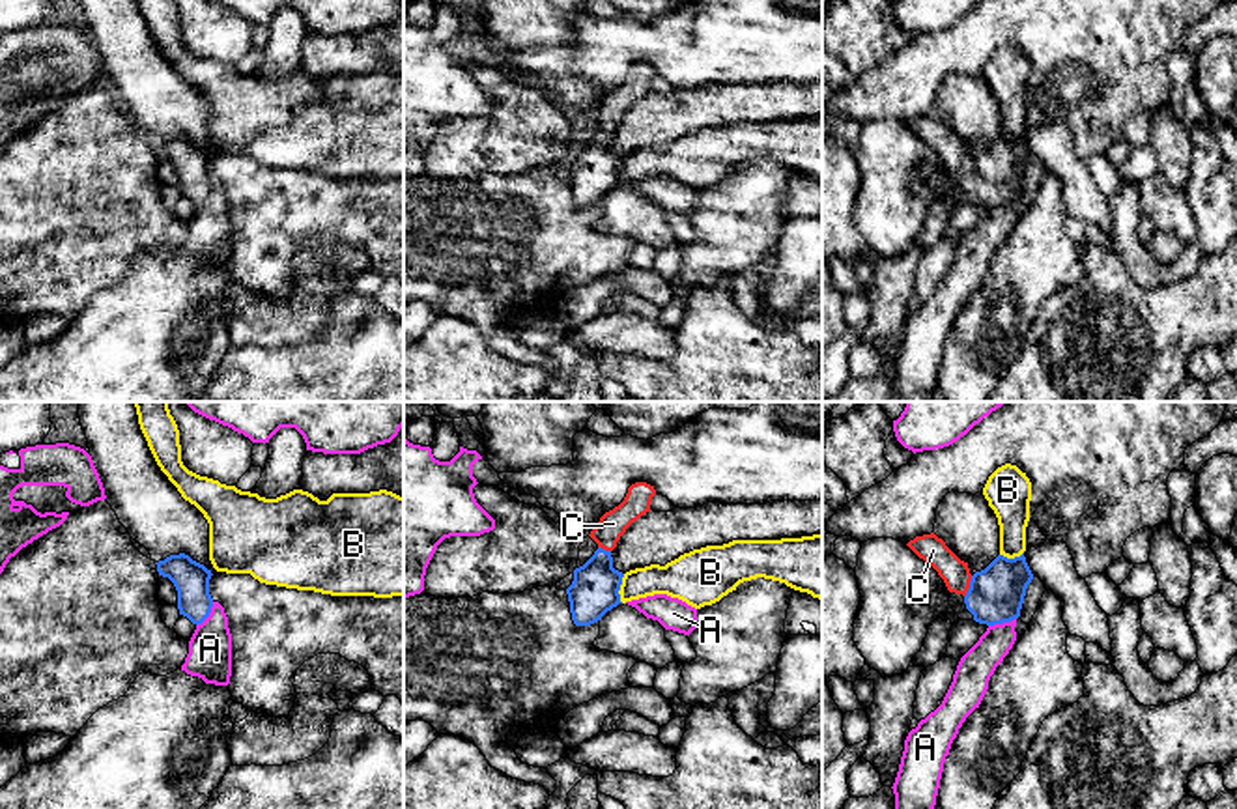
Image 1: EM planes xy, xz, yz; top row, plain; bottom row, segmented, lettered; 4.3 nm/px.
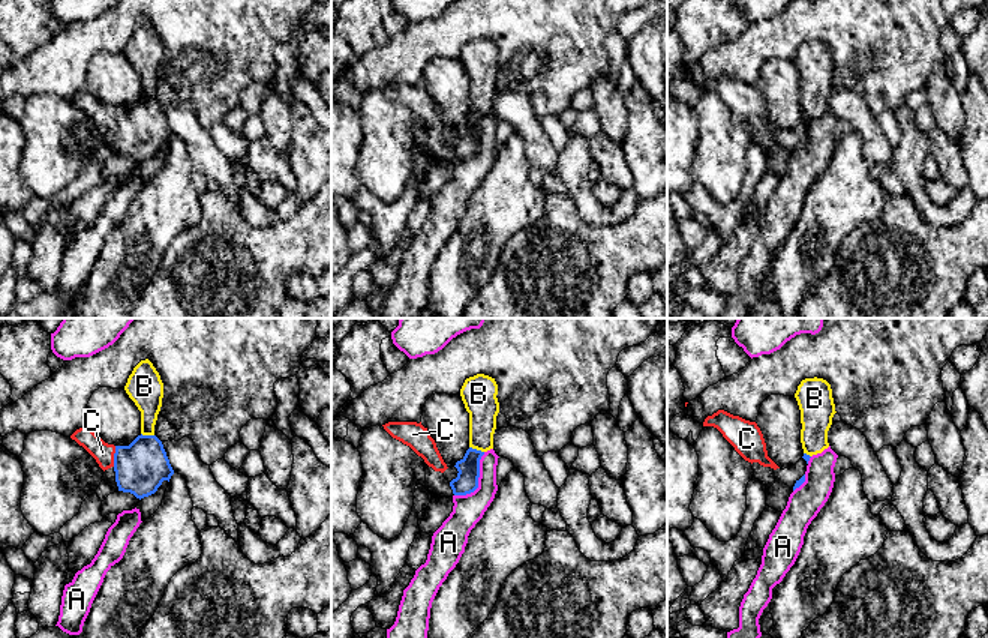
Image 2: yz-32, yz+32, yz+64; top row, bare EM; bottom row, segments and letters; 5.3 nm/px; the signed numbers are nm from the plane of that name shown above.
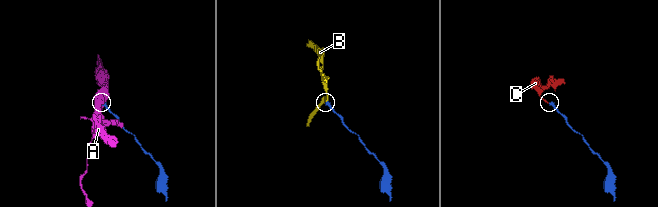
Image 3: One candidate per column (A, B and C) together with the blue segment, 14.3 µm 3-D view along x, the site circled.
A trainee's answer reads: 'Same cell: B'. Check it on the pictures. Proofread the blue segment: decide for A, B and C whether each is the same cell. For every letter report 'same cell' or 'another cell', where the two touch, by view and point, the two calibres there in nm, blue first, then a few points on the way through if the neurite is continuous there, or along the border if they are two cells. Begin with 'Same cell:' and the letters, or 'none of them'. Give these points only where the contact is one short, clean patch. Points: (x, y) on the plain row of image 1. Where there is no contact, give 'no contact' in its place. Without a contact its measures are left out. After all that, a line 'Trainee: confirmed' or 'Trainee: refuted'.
Same cell: C
A: another cell; meets blue in yz at (1002, 204); 240 nm thick on the blue side, 150 nm on the other; border along yz (1015, 198), (989, 208)
B: another cell; meets blue in xz at (619, 170); 200 nm thick on the blue side, 150 nm on the other; border along xz (625, 156), (619, 167), (621, 184)
C: same cell; meets blue in yz at (970, 169); 240 nm thick on the blue side, 120 nm on the other; runs through yz (996, 176), (970, 169), (933, 131)
Trainee: refuted

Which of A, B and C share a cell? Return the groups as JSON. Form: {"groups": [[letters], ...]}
{"groups": [["A"], ["B"], ["C"]]}

